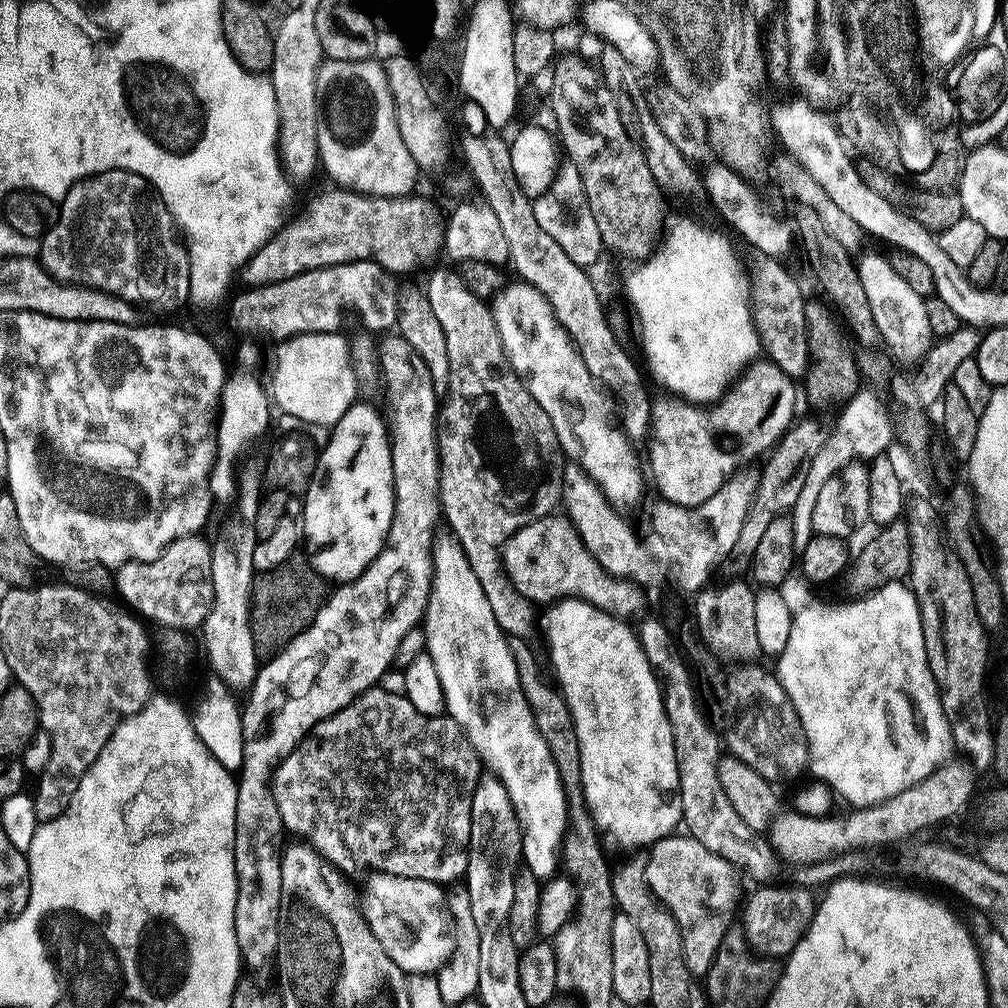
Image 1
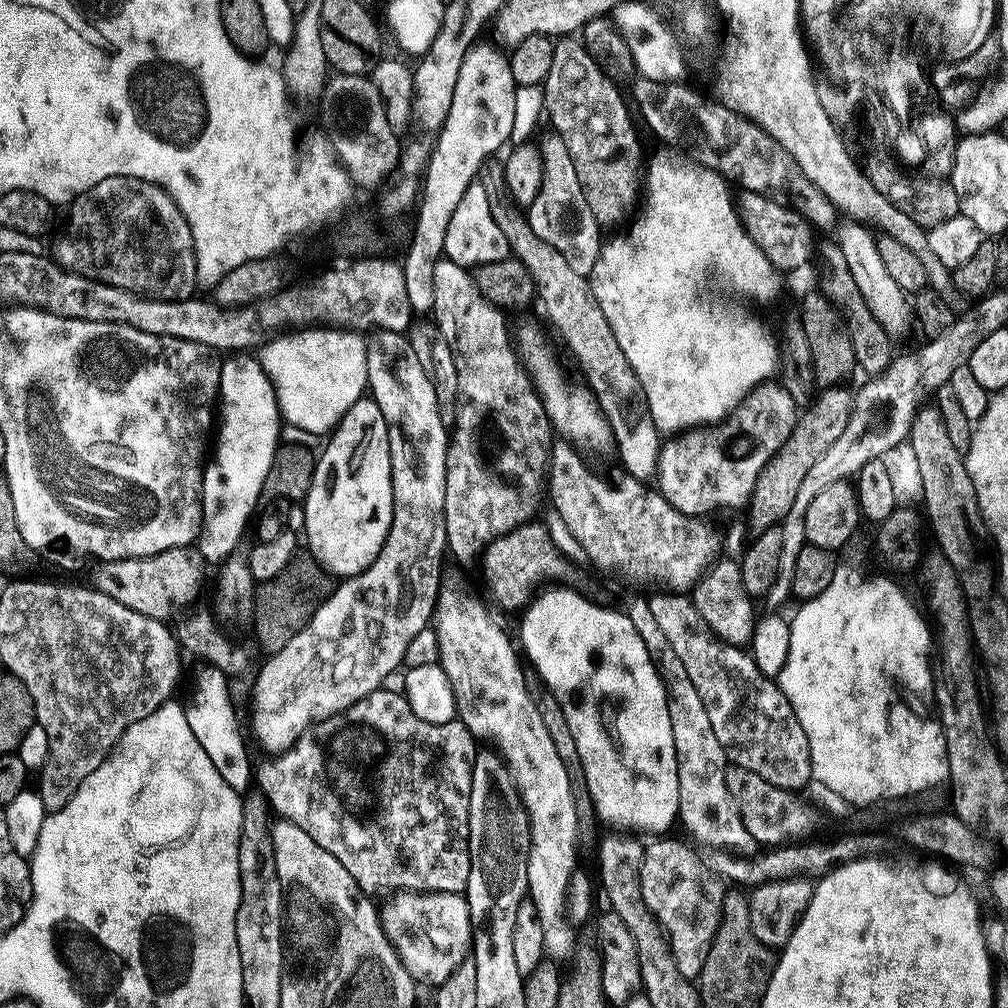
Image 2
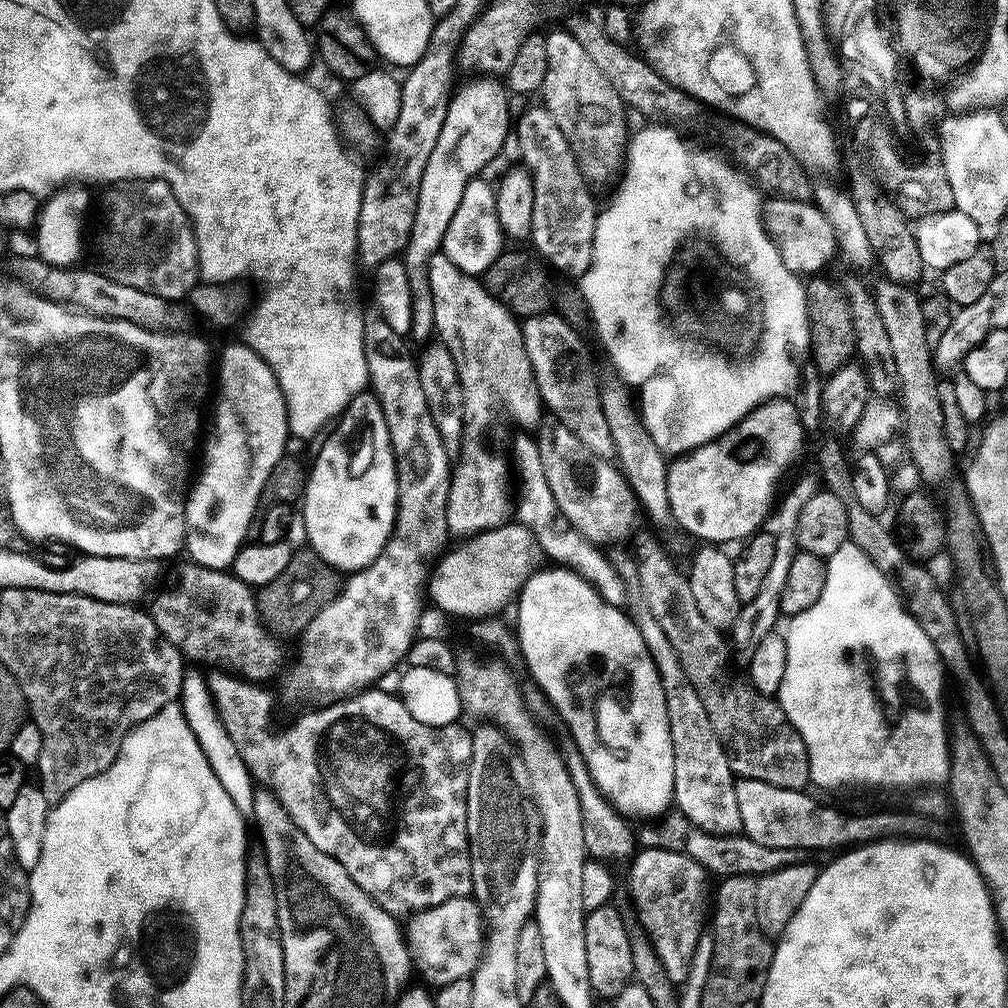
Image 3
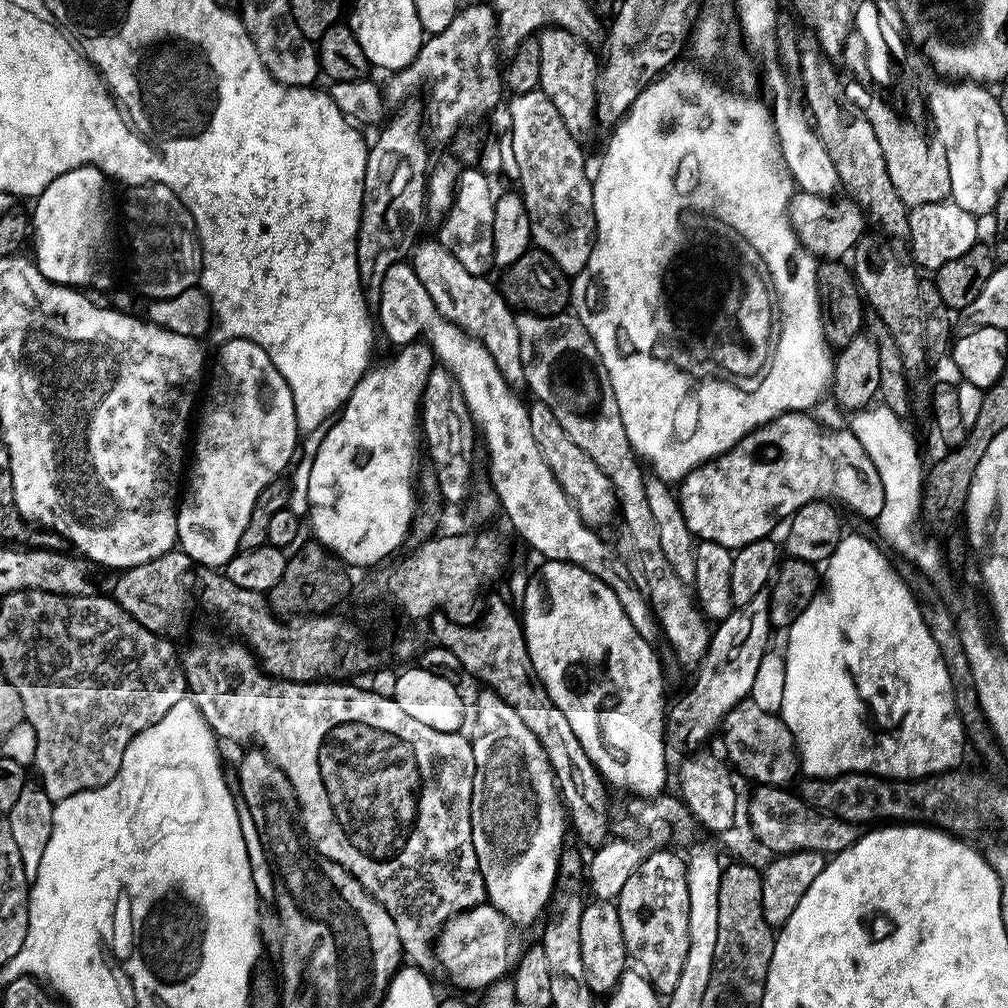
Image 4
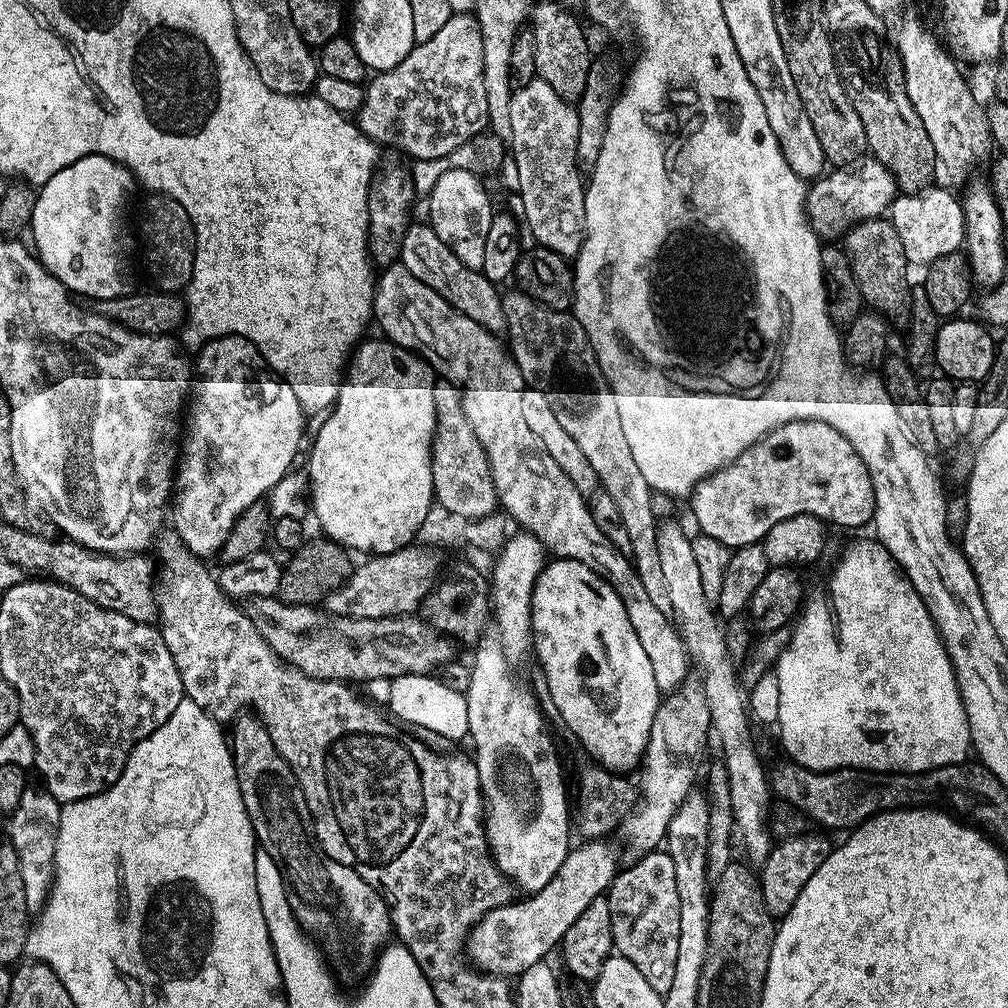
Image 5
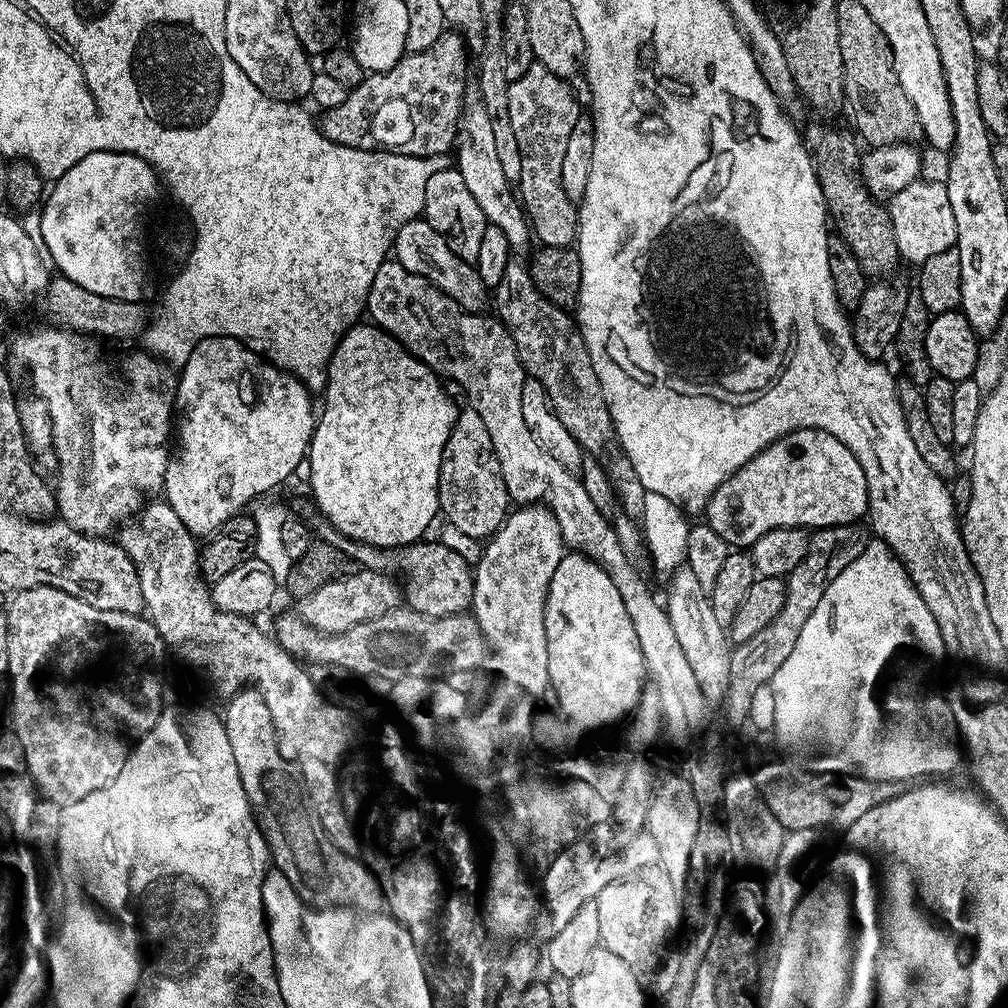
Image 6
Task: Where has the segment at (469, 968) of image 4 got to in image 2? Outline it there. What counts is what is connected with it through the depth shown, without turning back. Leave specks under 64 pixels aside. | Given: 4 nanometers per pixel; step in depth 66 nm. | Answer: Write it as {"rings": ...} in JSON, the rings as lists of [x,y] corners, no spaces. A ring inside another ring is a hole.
{"rings":[[[447,895],[446,910],[439,906],[437,897],[426,898],[420,916],[415,916],[412,925],[402,925],[399,934],[407,937],[407,949],[400,955],[406,970],[417,985],[439,986],[466,963],[474,948],[474,925],[467,903],[459,895]]]}

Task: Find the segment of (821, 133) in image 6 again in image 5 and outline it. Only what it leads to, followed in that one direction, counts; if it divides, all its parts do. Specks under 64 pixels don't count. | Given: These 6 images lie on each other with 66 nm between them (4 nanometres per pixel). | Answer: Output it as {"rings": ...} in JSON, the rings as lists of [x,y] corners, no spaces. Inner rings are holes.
{"rings":[[[877,218],[855,224],[844,233],[842,247],[854,270],[854,278],[858,278],[858,290],[862,290],[865,305],[889,321],[898,316],[910,316],[910,265],[906,250],[902,250],[902,238],[898,238],[898,230],[894,230],[891,219]]]}

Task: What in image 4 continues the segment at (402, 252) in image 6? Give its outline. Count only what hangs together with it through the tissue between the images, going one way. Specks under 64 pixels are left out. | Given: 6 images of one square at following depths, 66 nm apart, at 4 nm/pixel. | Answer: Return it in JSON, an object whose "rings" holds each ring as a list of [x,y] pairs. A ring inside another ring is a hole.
{"rings":[[[439,239],[423,240],[413,247],[410,263],[414,274],[418,274],[418,282],[426,286],[437,313],[478,338],[478,342],[490,350],[494,362],[498,362],[498,370],[502,370],[508,384],[523,385],[524,367],[518,342],[517,313],[512,305],[504,299],[499,287],[493,281],[492,284],[488,281],[487,275],[470,274],[470,270],[466,270],[466,266],[462,266],[462,262],[458,262],[458,258],[454,258],[454,254],[450,254],[450,250],[446,250]]]}

